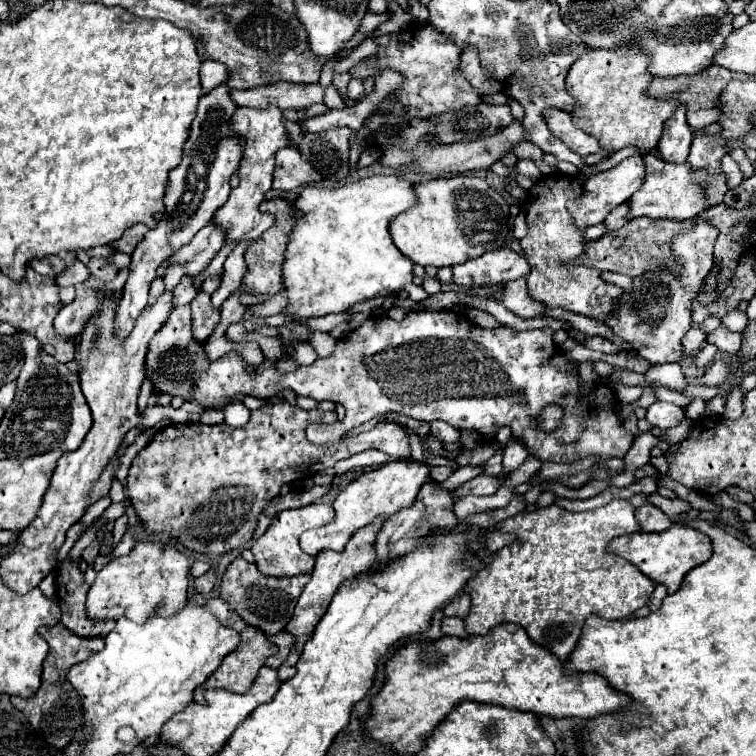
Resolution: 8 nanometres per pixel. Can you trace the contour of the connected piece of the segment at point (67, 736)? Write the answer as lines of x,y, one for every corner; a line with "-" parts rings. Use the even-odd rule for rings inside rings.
57,624
53,628
39,628
39,634
49,644
49,654
43,662
43,678
41,678
43,684
41,684
39,692
33,698
29,698
29,702
23,700
23,706
19,706
21,698
17,698
17,696
11,698
11,704
27,716
33,730
37,734
41,734
53,748
65,748
73,740
73,732
81,730
81,722
83,722
79,696
65,680
65,674
73,664
79,664
79,662
87,660
93,652
103,650
105,640
103,638
79,638
61,624
-
31,702
35,702
35,706
31,706

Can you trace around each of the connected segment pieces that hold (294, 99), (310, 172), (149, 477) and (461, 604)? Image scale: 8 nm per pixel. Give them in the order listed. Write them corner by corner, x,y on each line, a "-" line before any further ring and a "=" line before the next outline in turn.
279,82
271,86
257,86
249,90
231,88
231,98
235,98
235,106
247,108
263,108
263,106
279,106
281,110
303,110
317,102
323,102
325,88
321,84
291,84
=
285,146
277,154
277,164
273,172
273,188
275,190
297,190
301,186
319,182
321,176
313,170
309,162
299,156
299,150
293,146
=
289,402
265,404
259,410
251,412
249,422
243,428
233,428
229,424
169,424
161,428
153,440
133,458
129,476
127,476
127,496
137,512
137,518
145,524
149,532
155,534
169,534
175,542
183,544
185,548
205,554
213,560
221,558
223,554
245,546
255,532
259,512
279,494
283,484
293,480
311,478
317,472
335,466
335,462
345,460
363,452
377,448
389,454
393,460
411,458
409,450
409,436
405,430
391,422
379,422
373,430
357,434
353,438
343,438
334,443
338,446
307,446
305,428
307,424
333,424
337,420
335,412
311,412
311,410
297,410
=
459,594
457,598
453,598
447,606
445,606
445,616
457,616
457,618
465,618
469,614
469,606
471,606
471,598
469,594

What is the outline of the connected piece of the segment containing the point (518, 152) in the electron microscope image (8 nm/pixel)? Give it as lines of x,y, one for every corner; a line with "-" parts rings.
523,141
519,143
513,150
518,159
531,159
537,164
543,176
553,171
553,168
544,163
544,152
533,143

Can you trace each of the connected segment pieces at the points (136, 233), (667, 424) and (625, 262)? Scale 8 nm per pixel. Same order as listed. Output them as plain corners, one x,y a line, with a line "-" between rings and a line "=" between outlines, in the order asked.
137,224
137,226
129,228
119,242
115,242
115,248
117,248
119,252
133,254
135,246
139,244
139,240
143,240
143,234
145,234
145,226
143,226
143,224
=
655,402
647,408
647,420
661,430
677,426
683,420
683,416
683,410
669,402
=
633,218
625,226
615,232
607,232
599,240
587,244
583,256
575,258
575,262
597,268
597,270
613,270
625,276
641,276
643,272
655,266
667,266
671,262
671,238
683,234
691,228
691,220
651,220
651,218

